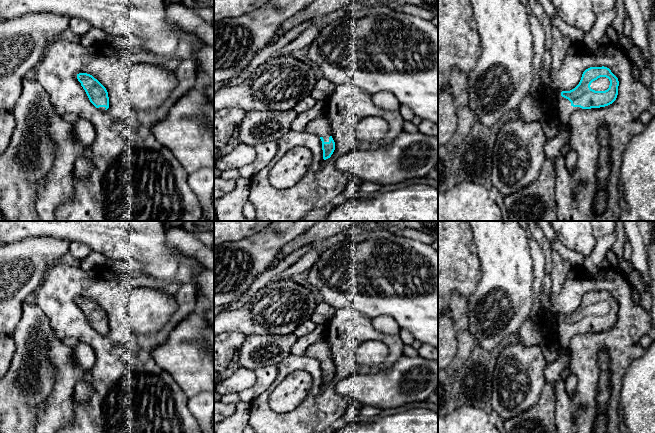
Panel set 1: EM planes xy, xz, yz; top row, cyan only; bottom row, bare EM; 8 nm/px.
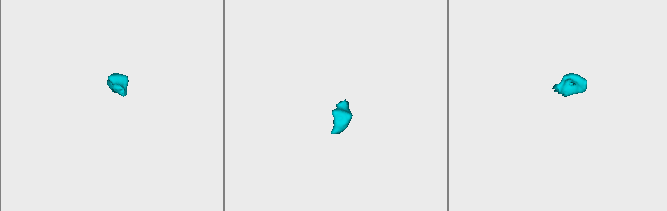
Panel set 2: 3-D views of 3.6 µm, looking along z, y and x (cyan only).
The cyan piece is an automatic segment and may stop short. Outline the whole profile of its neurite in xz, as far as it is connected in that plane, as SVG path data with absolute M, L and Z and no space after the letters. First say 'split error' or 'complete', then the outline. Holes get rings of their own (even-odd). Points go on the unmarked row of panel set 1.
split error | M321 339L310 345L305 356L318 359L322 365L323 383L326 384L331 381L335 374L335 366L331 360L331 349L325 339Z

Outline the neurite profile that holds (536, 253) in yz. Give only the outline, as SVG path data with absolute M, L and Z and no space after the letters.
M531 236L528 239L528 245L530 249L530 255L533 261L533 307L531 312L531 318L540 324L543 315L543 308L540 302L540 296L544 291L543 278L546 274L545 271L545 258L542 249L537 240Z

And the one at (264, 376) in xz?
M270 365L260 367L253 372L255 374L255 384L239 393L240 402L251 404L264 393L275 380L278 369L276 365Z

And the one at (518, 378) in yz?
M520 341L503 348L497 358L492 376L492 409L503 420L513 418L532 408L540 399L540 394L546 383L544 370L547 361L539 345L525 346Z

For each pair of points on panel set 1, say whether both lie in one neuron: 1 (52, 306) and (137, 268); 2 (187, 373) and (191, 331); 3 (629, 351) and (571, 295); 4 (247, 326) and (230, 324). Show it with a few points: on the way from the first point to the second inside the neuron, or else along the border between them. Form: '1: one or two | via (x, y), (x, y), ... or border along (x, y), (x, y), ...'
1: two | border along (104, 267), (118, 273), (142, 273)
2: one | via (187, 362), (187, 350), (179, 342), (180, 340)
3: one | via (628, 325), (625, 300), (609, 284), (597, 284)
4: one | via (243, 324), (234, 324)

